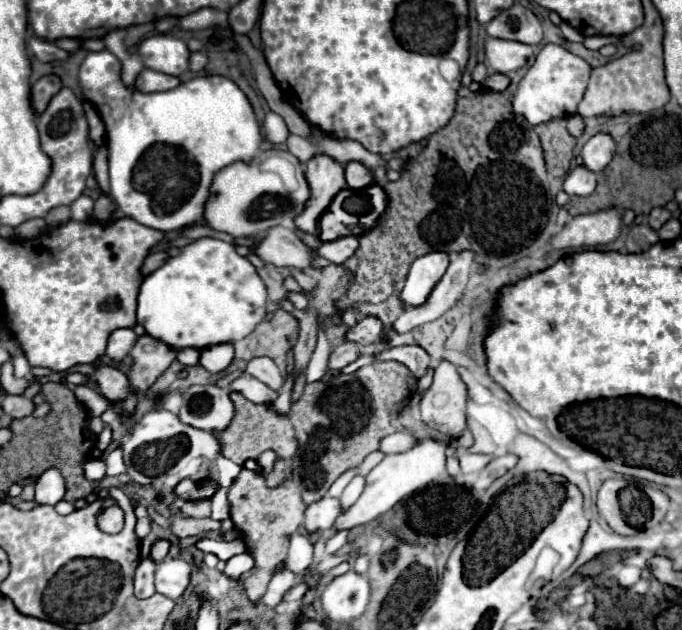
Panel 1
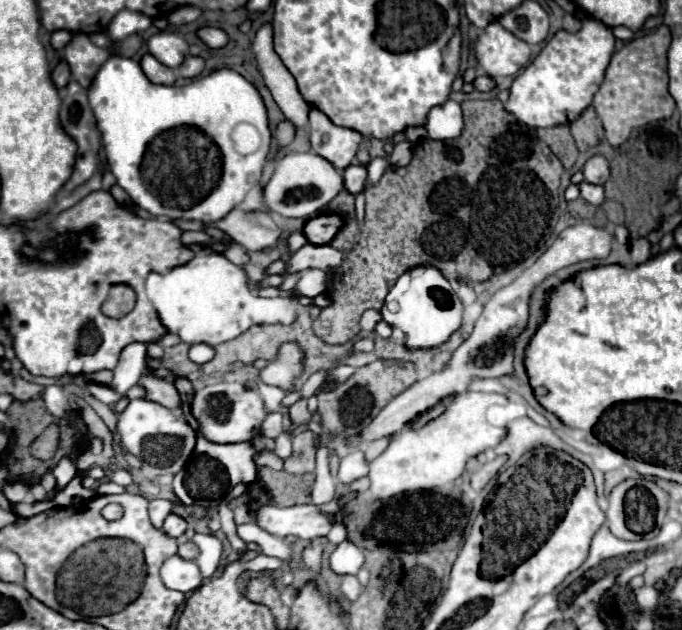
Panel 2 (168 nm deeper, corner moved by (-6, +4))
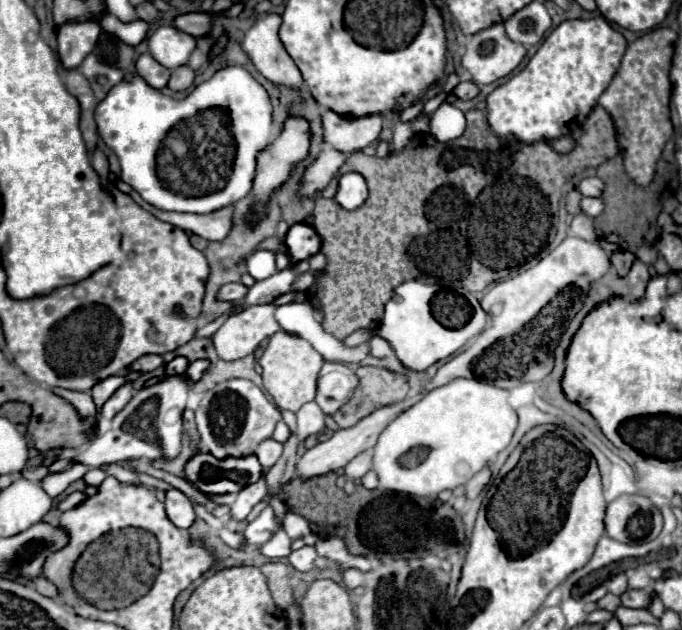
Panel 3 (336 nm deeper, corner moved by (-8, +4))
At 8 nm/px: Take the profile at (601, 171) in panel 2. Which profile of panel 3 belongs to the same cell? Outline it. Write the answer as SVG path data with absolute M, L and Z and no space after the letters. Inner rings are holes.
M586 177L580 181L578 185L578 191L584 195L584 197L600 197L602 195L602 189L604 189L604 183L602 179L598 177Z

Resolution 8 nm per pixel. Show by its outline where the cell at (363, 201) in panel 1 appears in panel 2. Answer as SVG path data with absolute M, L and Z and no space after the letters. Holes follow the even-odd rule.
M322 213L306 223L304 233L310 243L324 245L334 239L334 235L340 231L342 225L344 225L344 217L340 213Z

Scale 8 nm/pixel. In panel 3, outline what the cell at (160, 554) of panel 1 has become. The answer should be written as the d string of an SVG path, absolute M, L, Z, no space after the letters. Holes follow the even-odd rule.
M170 489L170 491L166 493L166 501L164 501L164 503L166 503L166 513L168 513L170 521L172 521L176 527L188 529L188 527L194 523L194 519L196 519L194 507L192 507L190 499L188 499L182 491Z

